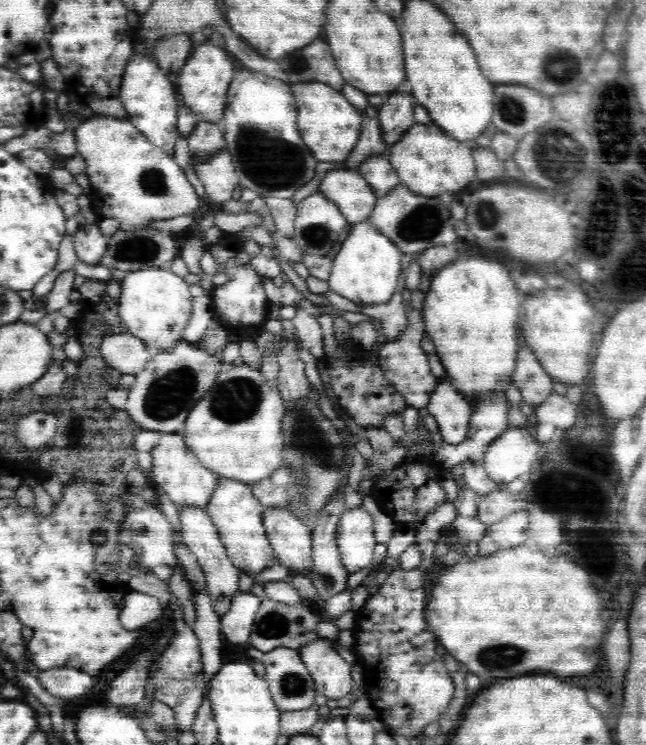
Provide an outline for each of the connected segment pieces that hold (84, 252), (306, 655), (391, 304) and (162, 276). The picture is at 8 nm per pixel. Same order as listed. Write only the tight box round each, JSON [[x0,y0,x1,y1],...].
[[73,219,109,266],[297,638,354,699],[358,292,407,342],[117,266,192,351]]

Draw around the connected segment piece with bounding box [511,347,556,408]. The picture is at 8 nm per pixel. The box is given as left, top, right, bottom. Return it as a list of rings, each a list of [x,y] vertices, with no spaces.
[[[522,347],[516,357],[516,366],[511,376],[512,383],[518,387],[524,402],[534,408],[542,404],[552,394],[552,384],[556,381],[544,370],[530,347]]]

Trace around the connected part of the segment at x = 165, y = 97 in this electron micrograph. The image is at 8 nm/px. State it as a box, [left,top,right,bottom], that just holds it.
[119,53,180,155]

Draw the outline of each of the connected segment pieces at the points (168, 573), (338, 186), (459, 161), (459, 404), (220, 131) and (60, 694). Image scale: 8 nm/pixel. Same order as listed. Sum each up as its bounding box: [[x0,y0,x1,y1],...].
[[120,505,177,581],[319,169,378,224],[386,124,476,197],[427,376,473,446],[187,121,226,161],[37,668,94,700]]

